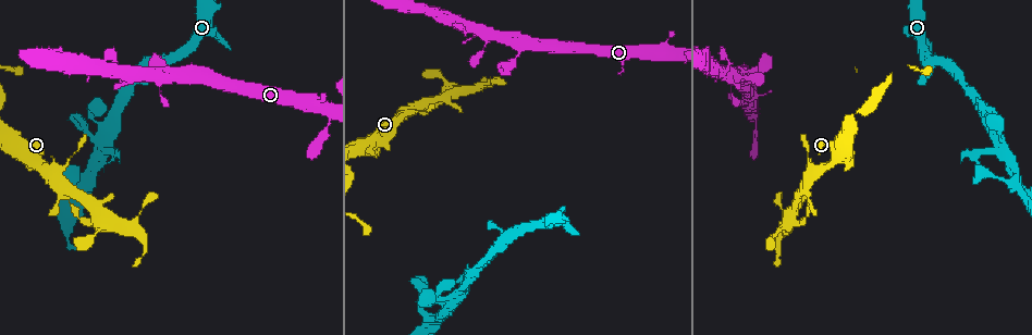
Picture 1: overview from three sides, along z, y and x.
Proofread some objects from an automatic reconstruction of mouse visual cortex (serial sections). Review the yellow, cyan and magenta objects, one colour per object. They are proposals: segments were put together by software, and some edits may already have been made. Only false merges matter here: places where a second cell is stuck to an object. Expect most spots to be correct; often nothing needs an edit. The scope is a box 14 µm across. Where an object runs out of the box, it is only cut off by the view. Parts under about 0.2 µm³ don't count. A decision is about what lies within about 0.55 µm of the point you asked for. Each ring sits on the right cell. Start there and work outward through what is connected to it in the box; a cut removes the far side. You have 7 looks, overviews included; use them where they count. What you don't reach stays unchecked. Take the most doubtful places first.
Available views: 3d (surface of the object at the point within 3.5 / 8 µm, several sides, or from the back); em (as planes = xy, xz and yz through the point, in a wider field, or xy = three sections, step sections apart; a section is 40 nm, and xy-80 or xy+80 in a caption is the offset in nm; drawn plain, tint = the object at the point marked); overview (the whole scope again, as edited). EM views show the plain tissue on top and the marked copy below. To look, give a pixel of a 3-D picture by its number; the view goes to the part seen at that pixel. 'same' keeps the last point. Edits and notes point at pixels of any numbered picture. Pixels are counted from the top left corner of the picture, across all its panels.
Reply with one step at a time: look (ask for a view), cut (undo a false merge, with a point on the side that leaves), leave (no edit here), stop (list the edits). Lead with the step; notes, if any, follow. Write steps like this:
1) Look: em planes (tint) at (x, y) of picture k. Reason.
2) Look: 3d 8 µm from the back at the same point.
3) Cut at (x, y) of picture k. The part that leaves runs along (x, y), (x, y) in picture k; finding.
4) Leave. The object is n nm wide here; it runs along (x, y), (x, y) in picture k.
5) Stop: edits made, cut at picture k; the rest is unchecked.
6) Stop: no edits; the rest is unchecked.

Look: 3d 3.5 µm at (676, 56) of picture 1. Sharp bend.

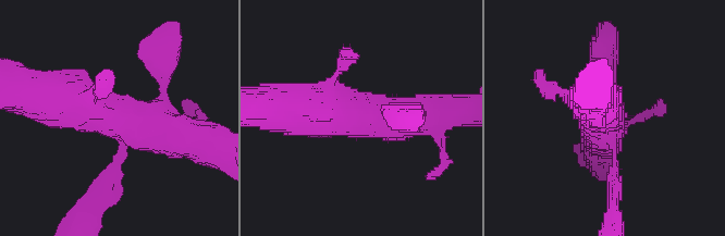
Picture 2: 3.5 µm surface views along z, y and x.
Look: em xy step 5 (tint) at (113, 117) of picture 2.

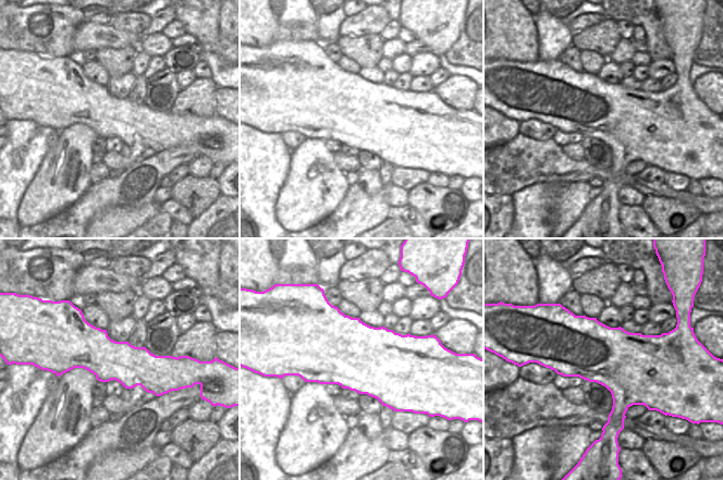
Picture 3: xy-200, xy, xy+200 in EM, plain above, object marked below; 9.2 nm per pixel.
Leave. Continuous, no second cell.

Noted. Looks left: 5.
Look: 3d 3.5 µm from the back at (466, 290) of picture 1. Three-way junction.

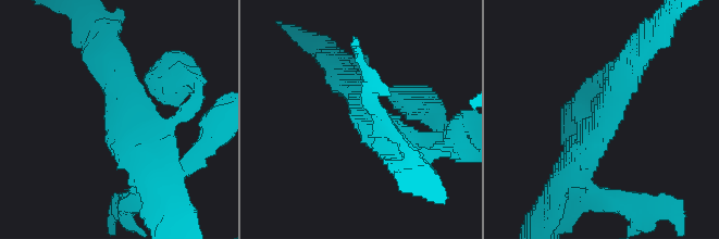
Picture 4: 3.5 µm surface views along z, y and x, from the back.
Look: em xy step 2 (tint) at (611, 101) of picture 4. 3 arms meet here; the arms are 250, 300, 350 nm wide; need the tissue.

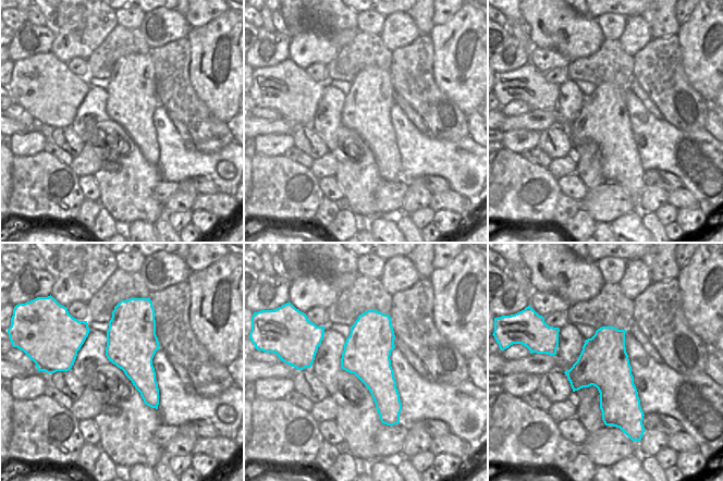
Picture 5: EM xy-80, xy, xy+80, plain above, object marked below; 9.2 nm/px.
Leave. It runs along (647, 40), (578, 164) in picture 4; all the same cell.

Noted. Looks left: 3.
Look: 3d 3.5 µm at (453, 91) of picture 1.

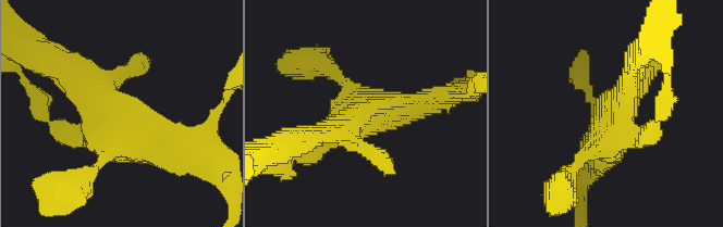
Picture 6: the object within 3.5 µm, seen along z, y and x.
Look: em xy step 2 (tint) at (126, 134) of picture 6. Now the EM.

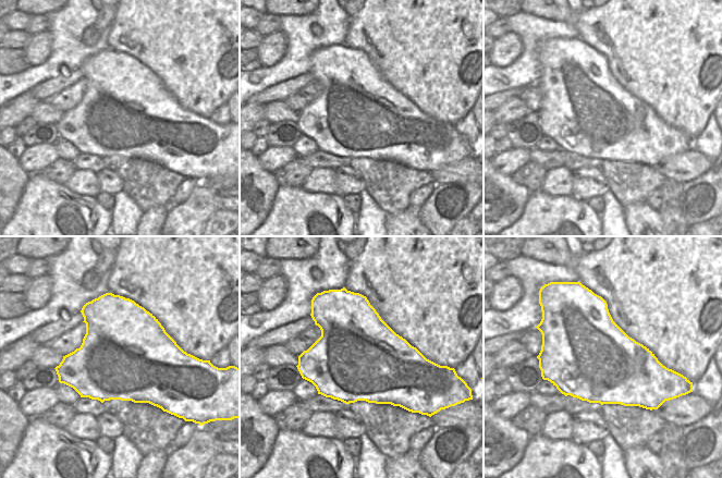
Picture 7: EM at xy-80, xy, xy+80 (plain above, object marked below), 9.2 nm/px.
Leave. It runs along (77, 78), (134, 142), (192, 152) in picture 6; all the same cell.

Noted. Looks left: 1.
Stop: no edits; the rest is unchecked.

